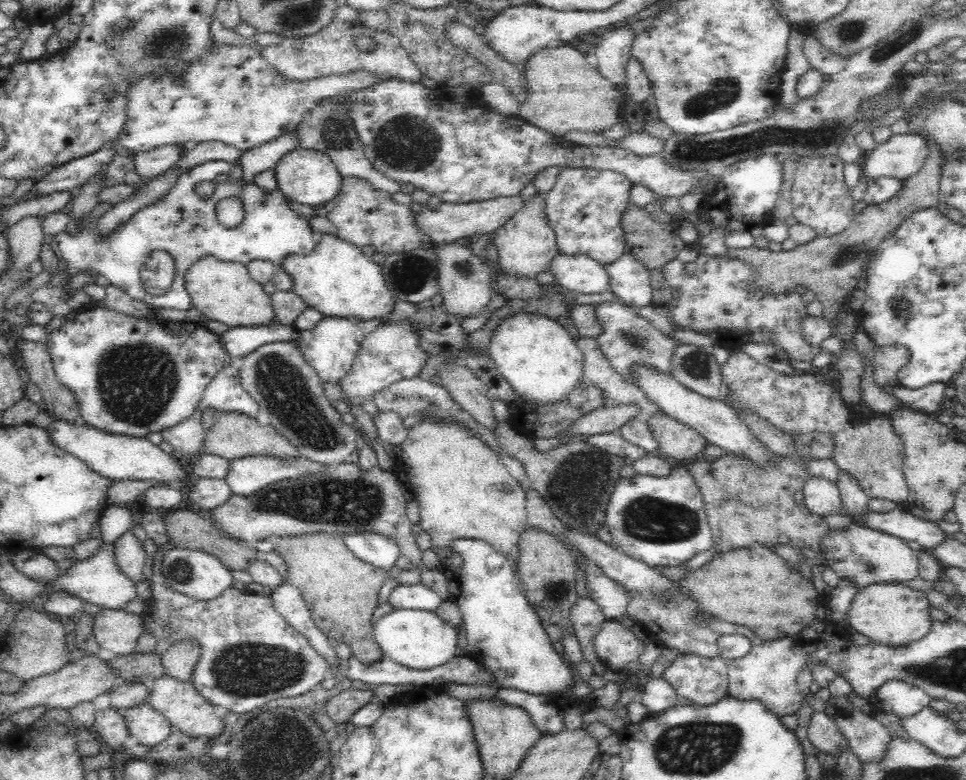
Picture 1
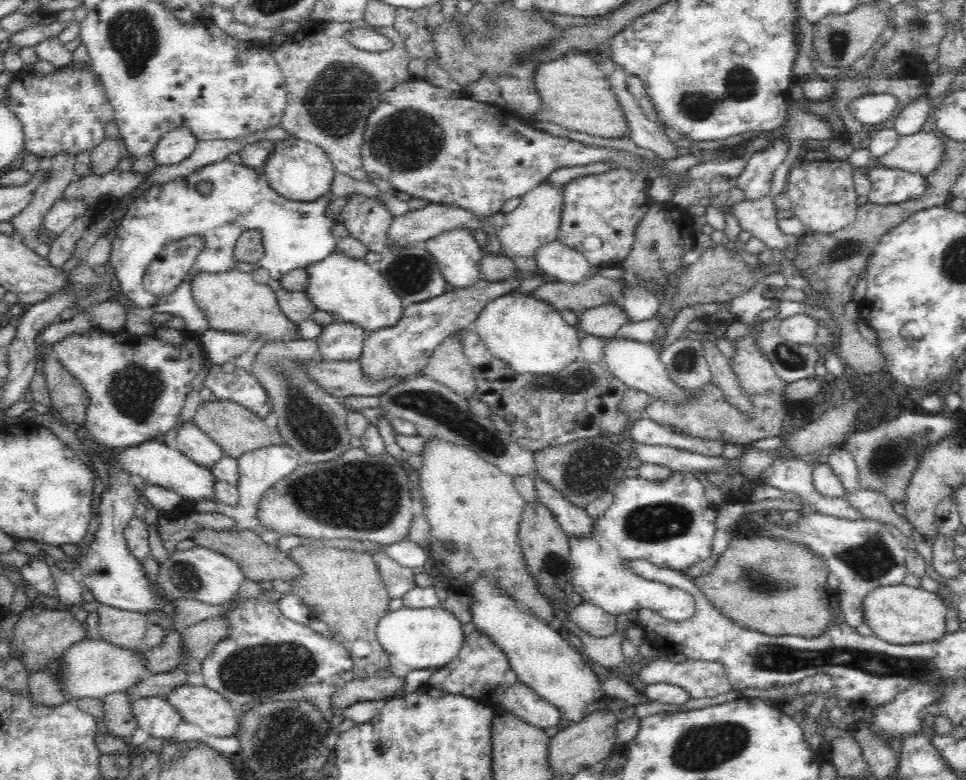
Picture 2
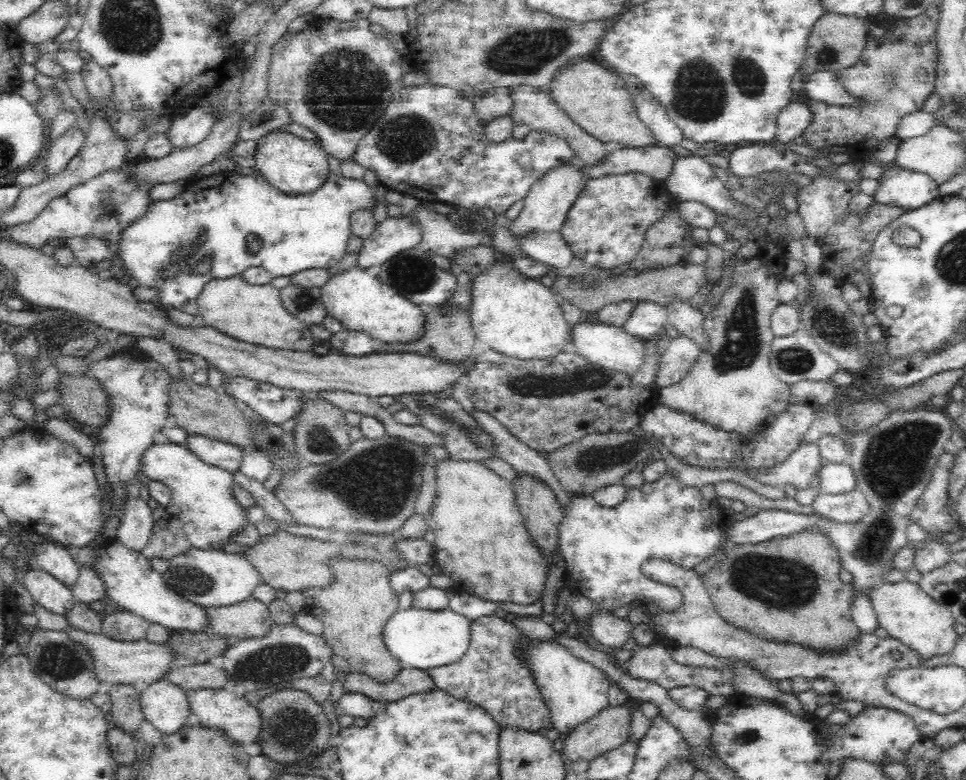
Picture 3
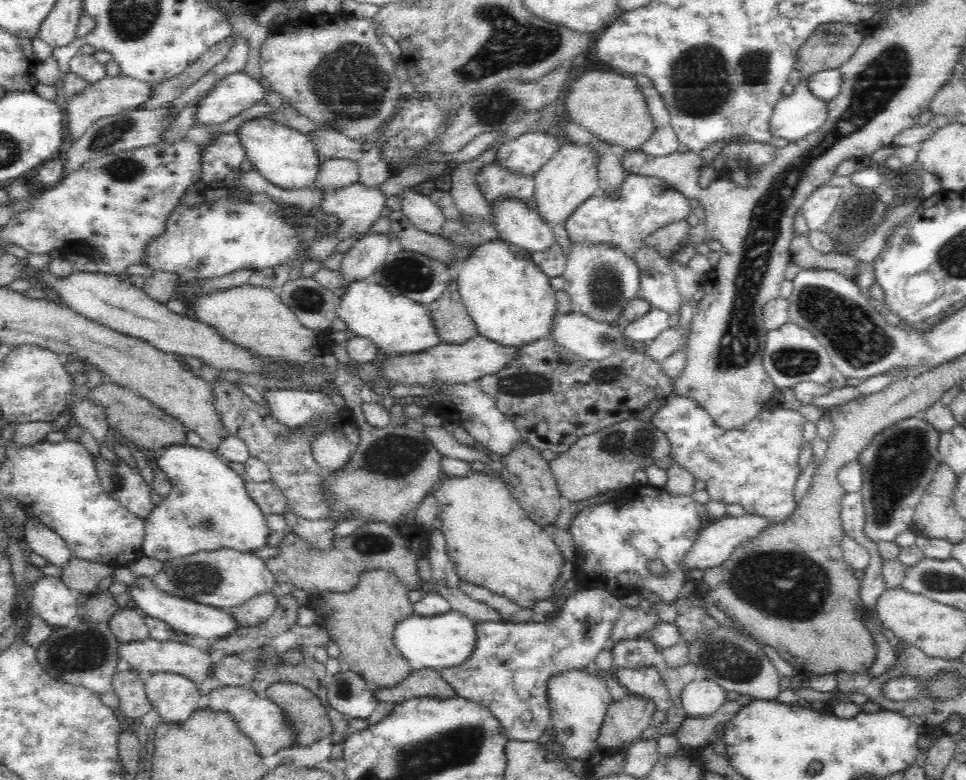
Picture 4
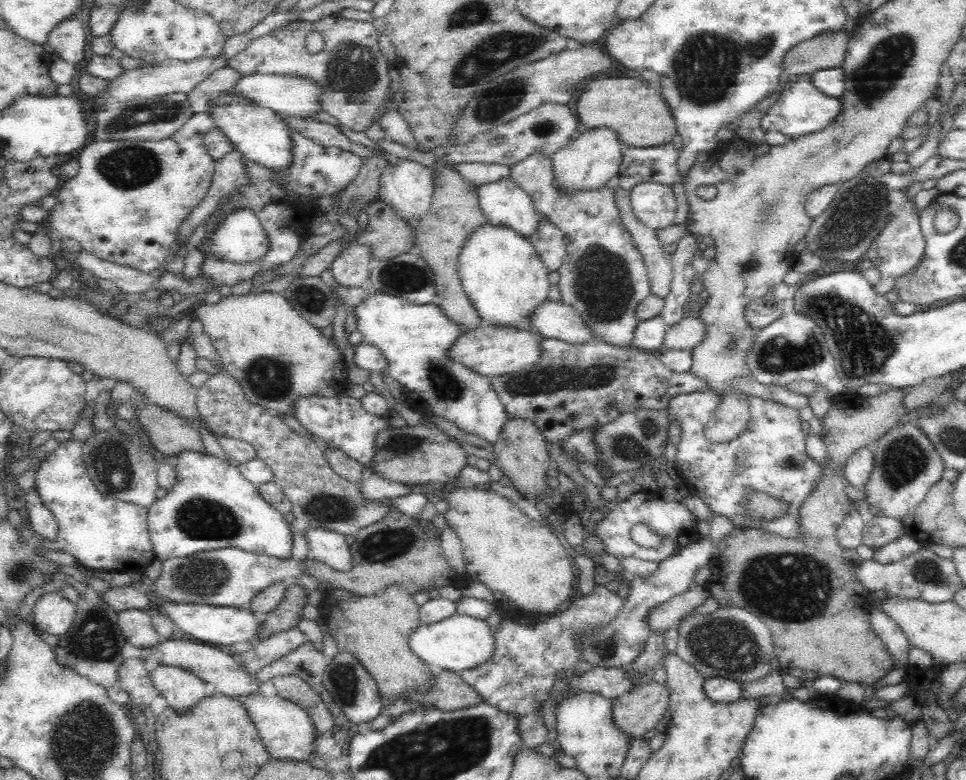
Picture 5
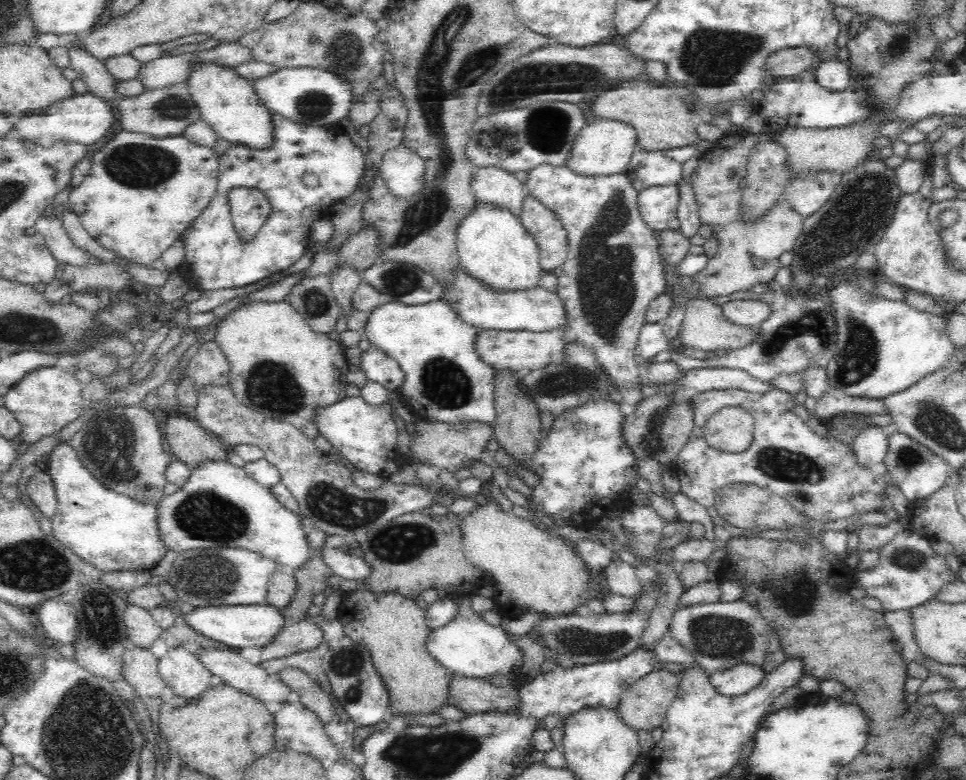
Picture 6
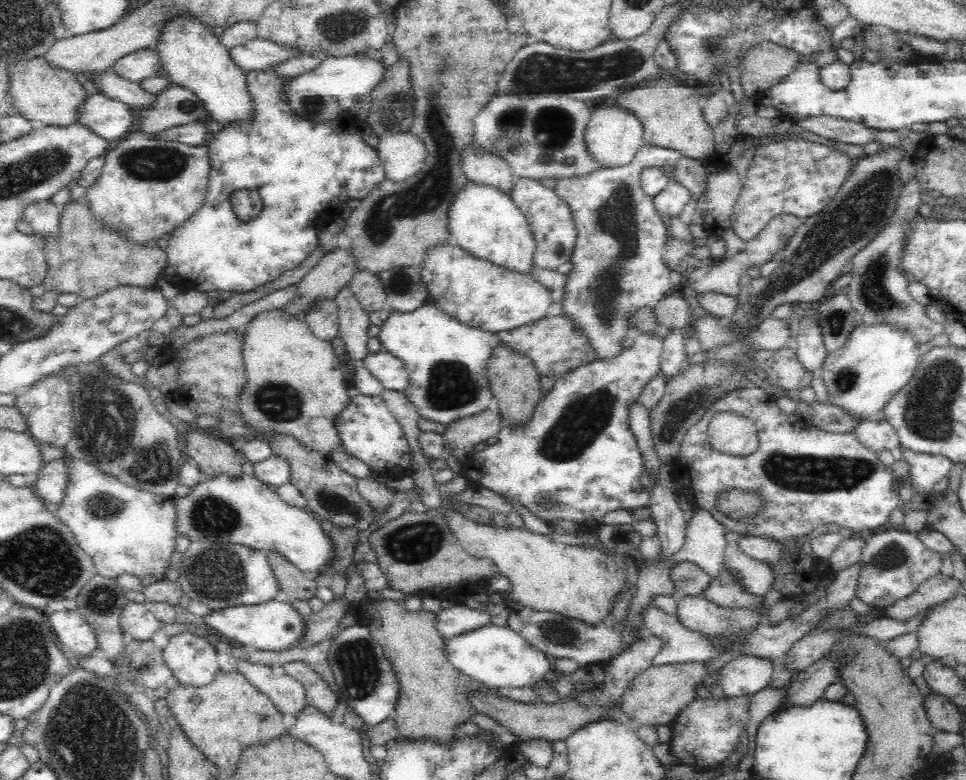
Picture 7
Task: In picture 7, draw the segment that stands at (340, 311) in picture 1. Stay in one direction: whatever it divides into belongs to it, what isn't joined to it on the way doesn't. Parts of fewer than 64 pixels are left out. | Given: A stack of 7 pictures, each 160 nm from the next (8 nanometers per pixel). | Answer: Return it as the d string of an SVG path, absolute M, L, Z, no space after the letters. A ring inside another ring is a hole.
M434 302L412 312L389 309L380 326L377 338L381 348L402 360L406 366L409 386L403 394L414 404L421 417L446 425L488 410L493 395L489 388L487 366L494 348L499 346L496 333L465 326Z

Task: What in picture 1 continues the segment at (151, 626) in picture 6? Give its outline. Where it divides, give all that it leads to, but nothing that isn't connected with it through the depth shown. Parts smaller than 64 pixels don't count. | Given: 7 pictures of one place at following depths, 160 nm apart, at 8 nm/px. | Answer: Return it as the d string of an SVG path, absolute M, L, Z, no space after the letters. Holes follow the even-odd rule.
M104 608L92 622L96 644L111 656L134 653L136 640L142 634L142 618L123 610Z

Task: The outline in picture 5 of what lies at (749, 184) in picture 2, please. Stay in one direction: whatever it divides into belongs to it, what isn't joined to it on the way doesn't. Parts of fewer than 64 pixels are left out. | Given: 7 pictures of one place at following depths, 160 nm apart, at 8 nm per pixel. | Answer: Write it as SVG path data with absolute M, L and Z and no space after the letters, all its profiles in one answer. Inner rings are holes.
M795 77L783 86L783 91L776 102L768 108L761 119L760 129L765 133L776 131L789 139L802 138L823 130L840 112L840 99L829 97L820 92L808 77Z

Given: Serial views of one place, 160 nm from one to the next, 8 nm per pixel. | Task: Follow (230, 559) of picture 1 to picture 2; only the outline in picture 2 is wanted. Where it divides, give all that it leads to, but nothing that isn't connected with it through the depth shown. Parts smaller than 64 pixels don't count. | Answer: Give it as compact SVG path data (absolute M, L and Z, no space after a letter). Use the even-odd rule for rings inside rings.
M202 526L190 534L190 540L194 542L194 546L209 548L231 558L234 563L238 564L246 579L269 581L274 578L281 578L286 581L302 574L300 567L288 557L287 553L278 551L276 545L266 544L253 530L214 530Z

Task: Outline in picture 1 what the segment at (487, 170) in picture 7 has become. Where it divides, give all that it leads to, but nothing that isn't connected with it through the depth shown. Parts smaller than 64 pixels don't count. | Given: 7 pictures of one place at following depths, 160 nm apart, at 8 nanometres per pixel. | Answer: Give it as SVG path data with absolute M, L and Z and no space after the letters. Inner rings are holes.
M558 253L553 258L551 272L554 273L555 287L561 290L571 290L580 294L598 294L609 288L609 274L605 265L600 264L597 260L590 258L588 255L562 255Z

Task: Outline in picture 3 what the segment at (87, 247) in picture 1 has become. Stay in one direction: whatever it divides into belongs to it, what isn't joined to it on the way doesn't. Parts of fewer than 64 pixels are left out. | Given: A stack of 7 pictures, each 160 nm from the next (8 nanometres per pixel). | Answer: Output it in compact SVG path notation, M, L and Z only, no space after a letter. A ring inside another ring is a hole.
M239 169L219 170L208 176L200 176L198 182L190 184L171 199L151 201L142 216L130 222L122 232L118 240L117 255L122 260L122 269L129 278L138 280L138 286L156 289L156 305L162 309L176 308L192 316L198 315L197 298L204 284L214 278L224 279L230 276L241 275L251 266L261 266L267 270L273 278L277 276L290 276L311 268L335 267L346 253L346 245L350 238L350 214L358 208L372 210L376 200L385 200L384 192L388 188L380 184L372 188L364 181L346 178L343 175L329 175L318 190L290 196L274 188L259 171L244 175ZM200 230L205 230L205 241L197 248L197 251L187 260L181 271L172 281L162 282L161 272L164 266L176 264L194 244ZM256 234L262 238L264 245L258 254L250 254L246 249L246 236ZM204 259L210 260L210 271L205 274L195 272L195 266Z

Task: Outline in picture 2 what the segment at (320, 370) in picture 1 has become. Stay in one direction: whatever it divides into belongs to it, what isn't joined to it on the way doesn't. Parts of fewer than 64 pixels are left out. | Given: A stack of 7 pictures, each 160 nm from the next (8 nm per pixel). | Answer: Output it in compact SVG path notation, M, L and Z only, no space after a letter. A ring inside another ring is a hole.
M334 321L324 325L314 340L321 355L320 362L352 361L361 356L367 332L360 326Z

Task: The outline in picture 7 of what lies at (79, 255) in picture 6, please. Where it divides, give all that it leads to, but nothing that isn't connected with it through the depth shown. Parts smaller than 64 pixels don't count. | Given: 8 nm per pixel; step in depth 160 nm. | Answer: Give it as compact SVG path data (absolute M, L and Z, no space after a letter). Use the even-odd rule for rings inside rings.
M50 200L30 203L23 212L23 218L32 226L34 234L46 237L59 235L60 209Z

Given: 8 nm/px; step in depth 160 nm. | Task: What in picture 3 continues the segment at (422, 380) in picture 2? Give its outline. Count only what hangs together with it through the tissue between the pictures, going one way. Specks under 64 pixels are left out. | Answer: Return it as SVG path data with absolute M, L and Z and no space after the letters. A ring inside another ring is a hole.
M411 393L402 394L396 402L402 405L402 410L417 416L418 425L426 427L434 435L440 437L440 446L444 447L448 454L458 460L476 461L485 463L494 460L497 456L497 442L494 437L479 422L469 414L451 396L442 398L438 393Z

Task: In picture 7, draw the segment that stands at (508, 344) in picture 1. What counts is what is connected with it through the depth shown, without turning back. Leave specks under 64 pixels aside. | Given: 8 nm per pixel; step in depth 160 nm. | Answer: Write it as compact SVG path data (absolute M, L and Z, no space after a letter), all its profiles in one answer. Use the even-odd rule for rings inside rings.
M472 182L454 197L449 208L448 243L462 248L466 253L523 275L534 268L535 238L523 212L516 206L511 195L498 189Z

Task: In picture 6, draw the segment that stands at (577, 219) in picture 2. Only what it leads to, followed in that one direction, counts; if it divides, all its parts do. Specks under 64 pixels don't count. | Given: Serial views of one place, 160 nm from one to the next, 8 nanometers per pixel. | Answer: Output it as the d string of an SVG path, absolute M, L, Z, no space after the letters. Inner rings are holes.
M654 185L638 191L638 212L653 231L668 229L668 222L677 216L678 185Z

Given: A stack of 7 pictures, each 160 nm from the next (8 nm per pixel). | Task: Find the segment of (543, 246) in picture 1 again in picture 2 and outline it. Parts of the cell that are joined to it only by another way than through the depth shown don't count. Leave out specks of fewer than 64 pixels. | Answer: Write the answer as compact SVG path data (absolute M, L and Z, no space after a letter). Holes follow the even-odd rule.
M542 183L521 196L519 205L507 213L496 213L491 216L495 234L500 241L504 256L535 258L537 250L545 244L557 240L560 216L562 216L562 186Z

